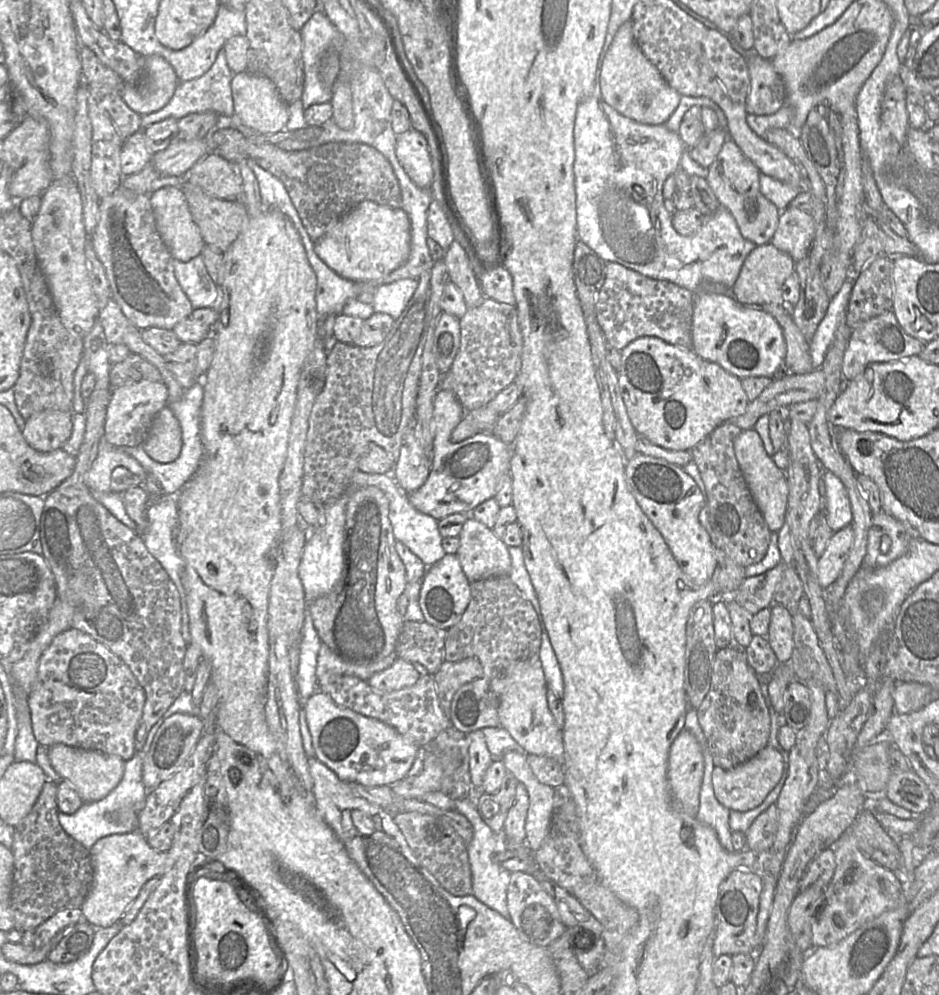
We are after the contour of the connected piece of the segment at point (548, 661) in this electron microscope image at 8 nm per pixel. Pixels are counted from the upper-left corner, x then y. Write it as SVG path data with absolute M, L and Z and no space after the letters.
M539 613L538 619L541 625L541 646L539 659L542 663L547 689L552 689L558 698L564 696L564 680L559 662L552 648L549 634L543 620L543 615Z

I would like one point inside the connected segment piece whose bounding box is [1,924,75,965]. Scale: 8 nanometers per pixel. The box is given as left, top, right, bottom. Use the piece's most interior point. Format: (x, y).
(17, 953)

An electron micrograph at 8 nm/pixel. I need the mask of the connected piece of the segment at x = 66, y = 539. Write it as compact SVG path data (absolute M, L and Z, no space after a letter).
M94 389L86 402L86 431L77 453L74 472L44 497L40 519L42 555L53 574L57 599L73 608L71 628L104 645L131 670L143 688L145 704L135 734L135 749L140 751L151 728L184 690L183 658L187 644L181 635L181 608L178 592L159 562L148 552L141 535L118 521L92 495L85 483L86 474L97 456L104 436L111 389Z

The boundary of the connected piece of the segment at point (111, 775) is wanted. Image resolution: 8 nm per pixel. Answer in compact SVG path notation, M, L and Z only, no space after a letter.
M54 744L47 748L54 770L76 790L84 803L103 799L122 779L125 761L116 755L65 744Z

